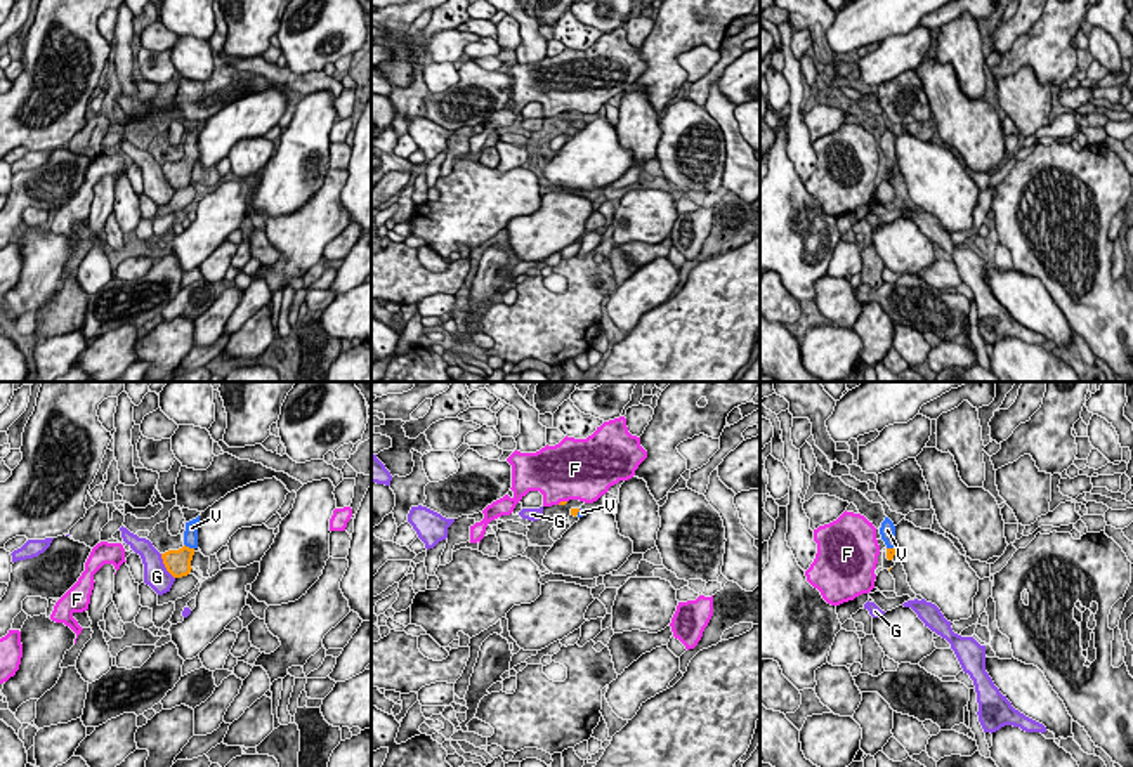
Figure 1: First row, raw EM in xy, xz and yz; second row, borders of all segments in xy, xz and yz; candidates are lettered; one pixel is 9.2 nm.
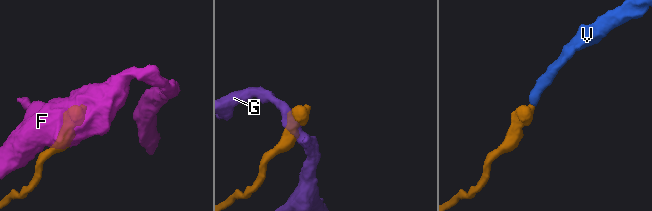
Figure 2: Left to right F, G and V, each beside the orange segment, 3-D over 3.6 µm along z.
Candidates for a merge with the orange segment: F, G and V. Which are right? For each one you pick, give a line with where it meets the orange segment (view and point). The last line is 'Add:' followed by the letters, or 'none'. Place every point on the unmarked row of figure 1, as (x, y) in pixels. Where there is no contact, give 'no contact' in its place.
V: contact xy (188, 158)
Add: V

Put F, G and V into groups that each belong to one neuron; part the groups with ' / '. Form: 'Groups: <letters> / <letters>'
Groups: F / G / V

